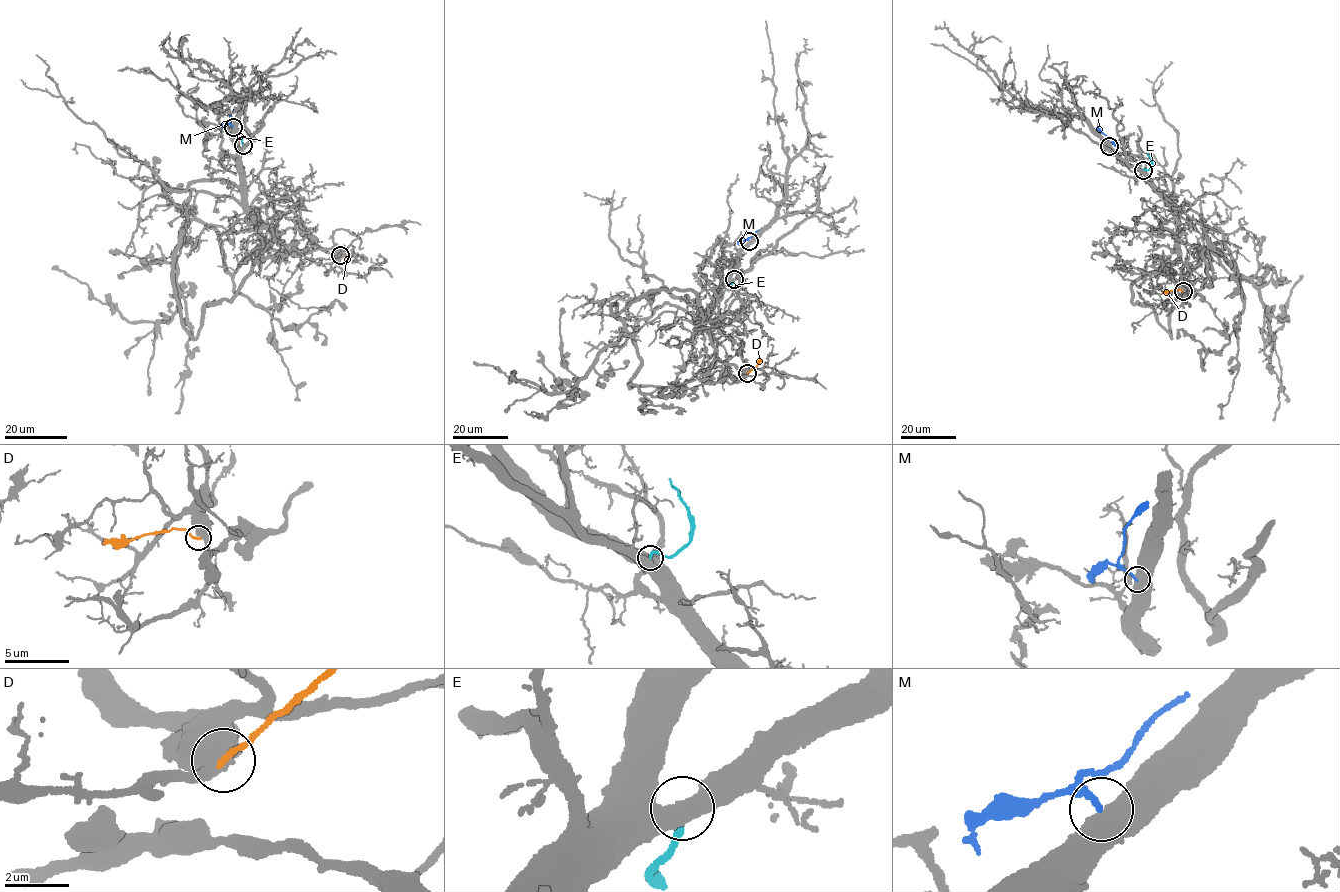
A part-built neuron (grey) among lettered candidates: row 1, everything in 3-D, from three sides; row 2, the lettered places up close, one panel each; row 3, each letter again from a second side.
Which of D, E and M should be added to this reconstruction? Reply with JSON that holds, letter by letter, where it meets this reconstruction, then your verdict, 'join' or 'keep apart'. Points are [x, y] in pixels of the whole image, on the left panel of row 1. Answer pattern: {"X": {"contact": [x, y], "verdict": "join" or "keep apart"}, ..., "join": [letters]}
{"D": {"contact": [340, 255], "verdict": "keep apart"}, "E": {"contact": [243, 145], "verdict": "join"}, "M": {"contact": [233, 127], "verdict": "keep apart"}, "join": ["E"]}

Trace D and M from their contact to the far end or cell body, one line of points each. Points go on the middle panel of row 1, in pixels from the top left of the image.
D: (747, 374), (761, 359)
M: (749, 241), (748, 238), (764, 227)

